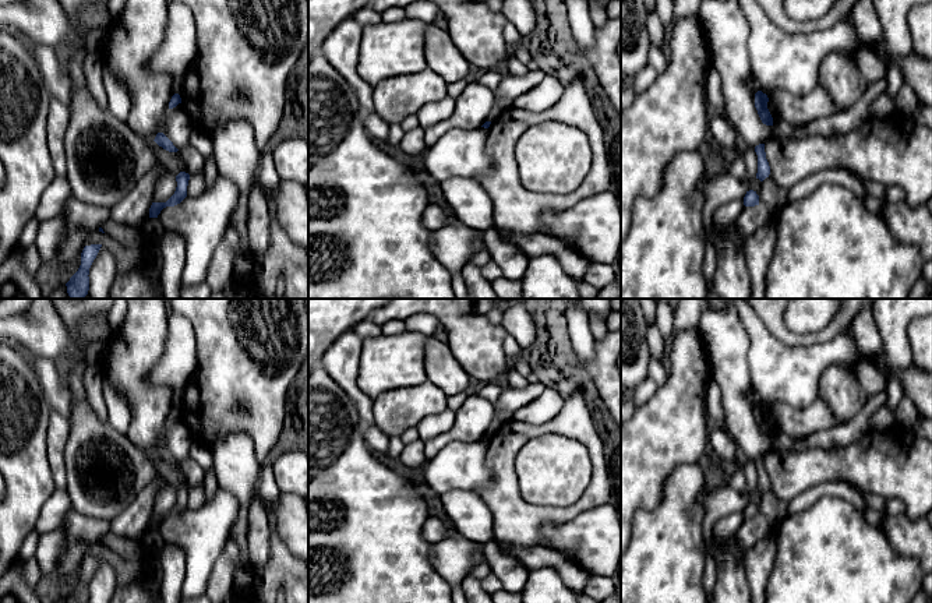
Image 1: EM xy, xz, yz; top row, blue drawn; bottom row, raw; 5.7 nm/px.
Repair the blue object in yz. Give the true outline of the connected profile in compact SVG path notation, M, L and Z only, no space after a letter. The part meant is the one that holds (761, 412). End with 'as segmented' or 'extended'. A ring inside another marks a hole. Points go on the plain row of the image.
M762 403L755 406L755 420L763 437L773 438L773 430L767 422L769 410Z | as segmented

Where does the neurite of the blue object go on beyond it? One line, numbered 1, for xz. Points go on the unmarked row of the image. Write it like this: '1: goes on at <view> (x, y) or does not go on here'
1: does not go on here

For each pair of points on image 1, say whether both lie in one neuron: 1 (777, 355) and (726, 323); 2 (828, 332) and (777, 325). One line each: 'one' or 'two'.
1: two
2: one

